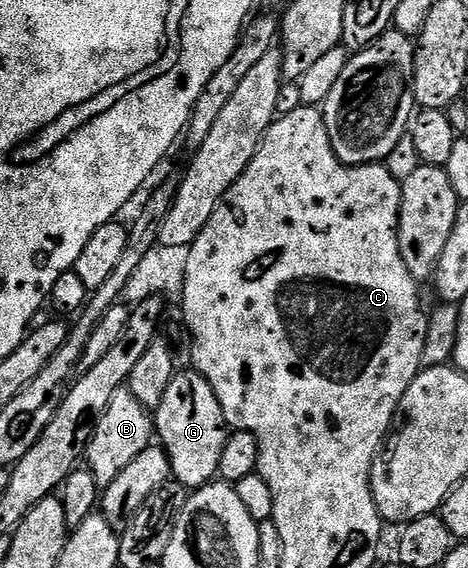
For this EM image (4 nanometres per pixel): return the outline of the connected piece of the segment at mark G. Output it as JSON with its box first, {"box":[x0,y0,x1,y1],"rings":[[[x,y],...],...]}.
{"box":[153,369,229,489],"rings":[[[194,369],[180,370],[175,374],[169,389],[165,389],[165,397],[161,397],[161,405],[154,408],[153,427],[157,432],[158,442],[167,452],[174,482],[182,483],[188,489],[198,489],[206,487],[219,475],[221,453],[225,449],[229,428],[227,422],[223,419],[223,410],[209,385],[209,381],[198,371]]]}

